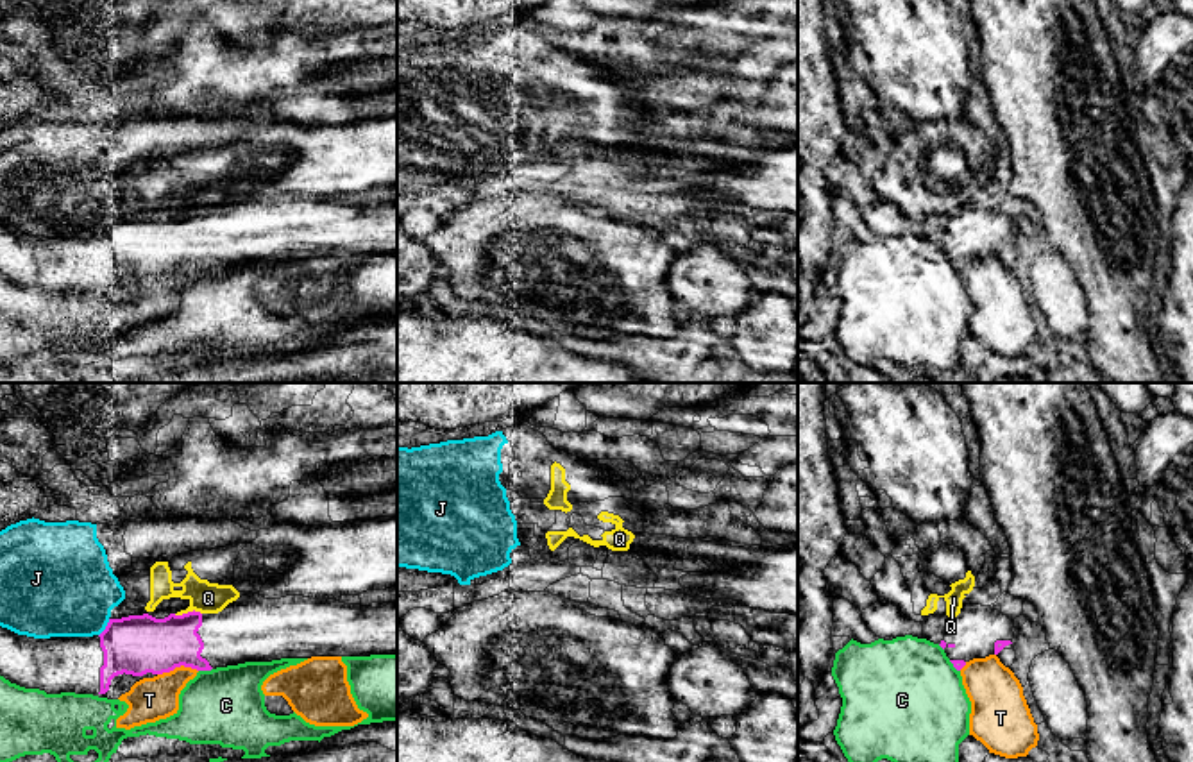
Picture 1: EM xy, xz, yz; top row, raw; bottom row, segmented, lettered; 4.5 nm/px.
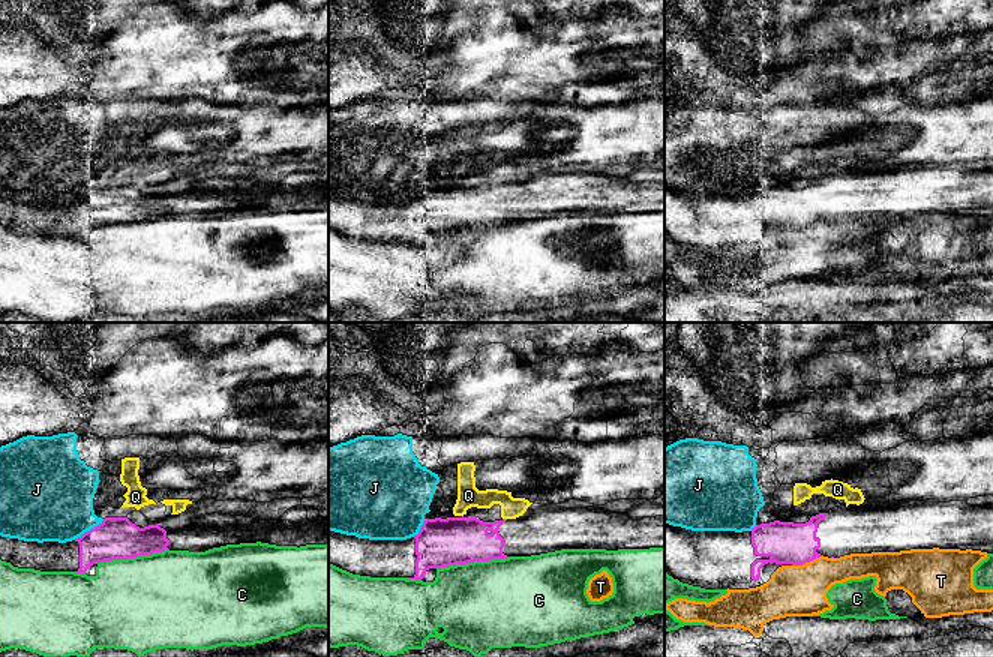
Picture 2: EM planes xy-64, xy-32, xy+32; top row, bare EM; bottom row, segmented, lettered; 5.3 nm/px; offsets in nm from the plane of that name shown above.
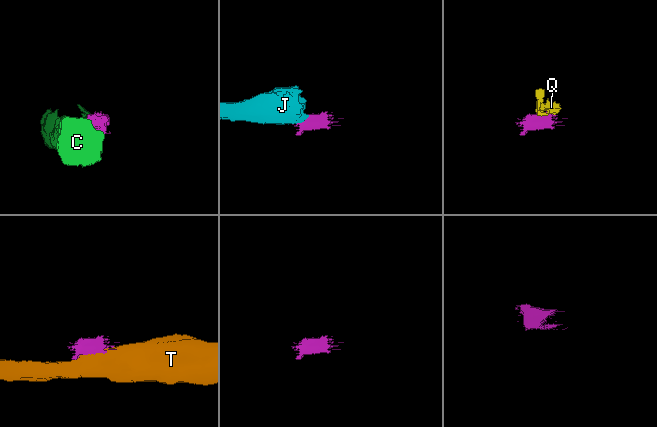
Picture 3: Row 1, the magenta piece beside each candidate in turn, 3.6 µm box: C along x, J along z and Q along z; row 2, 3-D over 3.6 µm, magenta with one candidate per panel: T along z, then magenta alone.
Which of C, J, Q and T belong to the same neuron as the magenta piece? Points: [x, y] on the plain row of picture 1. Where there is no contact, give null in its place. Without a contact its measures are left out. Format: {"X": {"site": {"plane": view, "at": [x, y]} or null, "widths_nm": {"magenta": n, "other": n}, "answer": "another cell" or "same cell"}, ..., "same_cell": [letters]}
{"C": {"site": {"plane": "xy", "at": [204, 269]}, "widths_nm": {"magenta": 240, "other": 340}, "answer": "another cell"}, "J": {"site": {"plane": "xy", "at": [106, 228]}, "widths_nm": {"magenta": 260, "other": 440}, "answer": "another cell"}, "Q": {"site": {"plane": "xy", "at": [188, 211]}, "widths_nm": {"magenta": 260, "other": 140}, "answer": "another cell"}, "T": {"site": {"plane": "xy", "at": [177, 265]}, "widths_nm": {"magenta": 260, "other": 200}, "answer": "another cell"}, "same_cell": []}

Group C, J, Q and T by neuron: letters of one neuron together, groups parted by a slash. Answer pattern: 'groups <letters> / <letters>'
groups C / J Q / T

